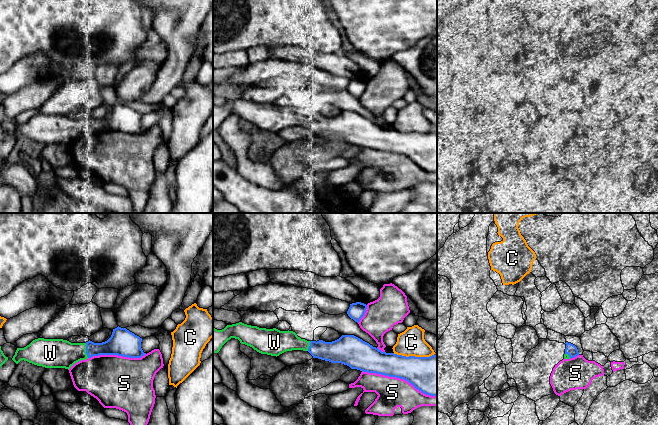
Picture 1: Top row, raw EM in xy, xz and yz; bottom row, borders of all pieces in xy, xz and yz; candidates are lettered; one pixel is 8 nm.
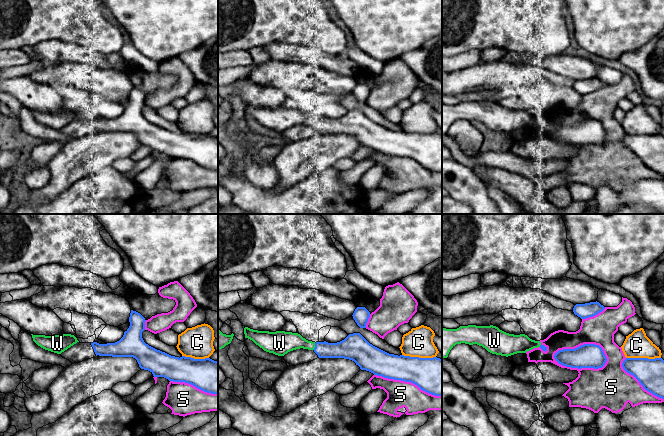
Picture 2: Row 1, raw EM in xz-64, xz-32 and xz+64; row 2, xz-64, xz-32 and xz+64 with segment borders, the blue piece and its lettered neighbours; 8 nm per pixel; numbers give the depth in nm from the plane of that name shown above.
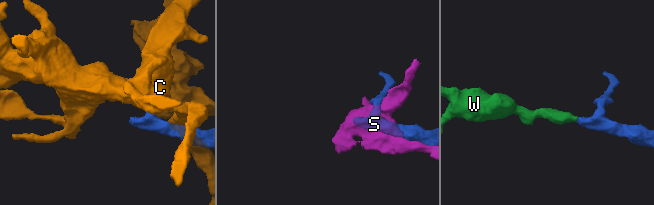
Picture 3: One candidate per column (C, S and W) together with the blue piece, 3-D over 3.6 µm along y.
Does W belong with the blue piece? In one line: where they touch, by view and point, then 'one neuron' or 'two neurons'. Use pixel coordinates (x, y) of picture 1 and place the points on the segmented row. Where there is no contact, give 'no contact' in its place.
meets blue in xy at (86, 350); one neuron

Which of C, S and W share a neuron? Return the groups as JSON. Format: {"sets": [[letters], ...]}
{"sets": [["C"], ["S"], ["W"]]}

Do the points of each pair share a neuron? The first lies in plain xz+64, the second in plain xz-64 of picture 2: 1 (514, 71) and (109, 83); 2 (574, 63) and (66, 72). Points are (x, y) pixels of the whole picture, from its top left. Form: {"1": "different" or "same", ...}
{"1": "same", "2": "different"}

